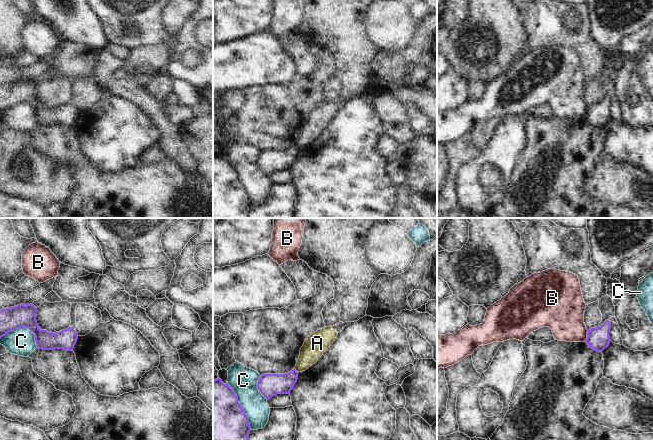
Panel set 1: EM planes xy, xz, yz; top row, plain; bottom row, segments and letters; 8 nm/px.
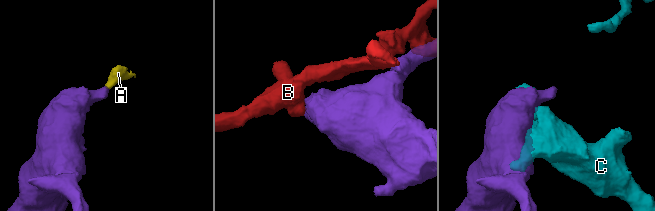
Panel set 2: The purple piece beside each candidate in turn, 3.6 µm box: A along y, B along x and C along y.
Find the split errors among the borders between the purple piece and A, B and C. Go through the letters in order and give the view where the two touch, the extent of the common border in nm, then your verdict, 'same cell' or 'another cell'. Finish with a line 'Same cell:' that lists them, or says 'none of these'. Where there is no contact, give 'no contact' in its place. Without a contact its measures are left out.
A: xz | 50 nm | another cell
B: yz | 90 nm | another cell
C: xy | 320 nm | another cell
Same cell: none of these

